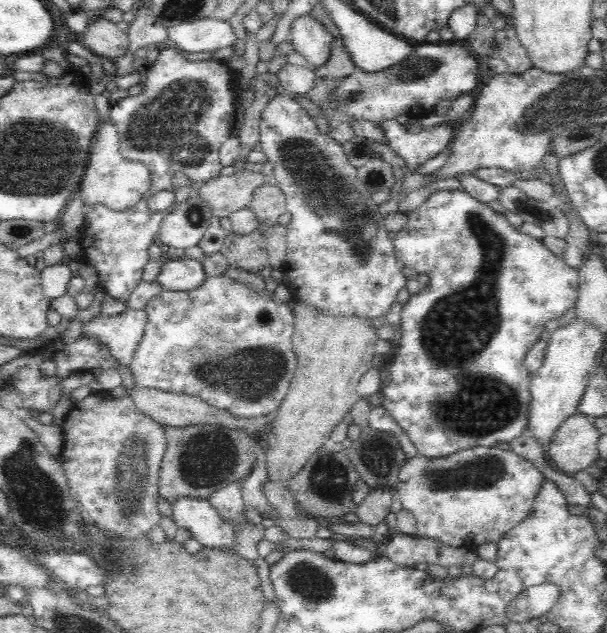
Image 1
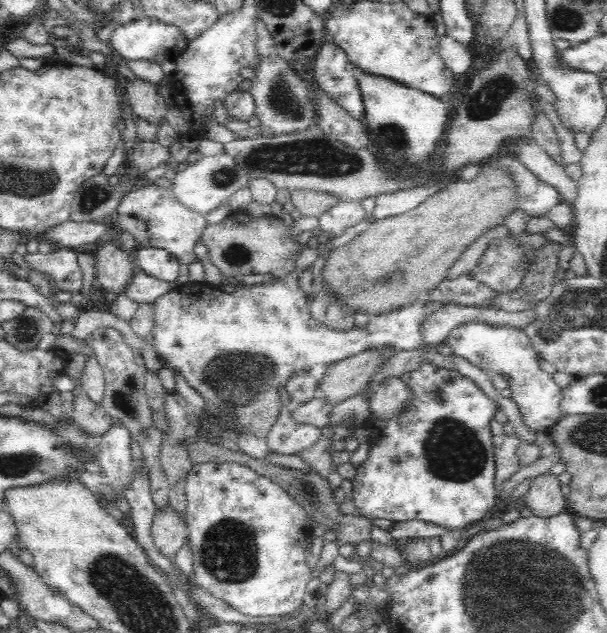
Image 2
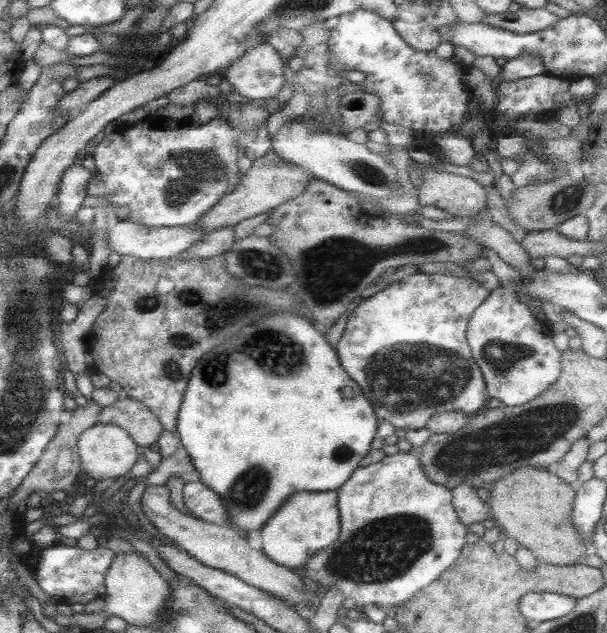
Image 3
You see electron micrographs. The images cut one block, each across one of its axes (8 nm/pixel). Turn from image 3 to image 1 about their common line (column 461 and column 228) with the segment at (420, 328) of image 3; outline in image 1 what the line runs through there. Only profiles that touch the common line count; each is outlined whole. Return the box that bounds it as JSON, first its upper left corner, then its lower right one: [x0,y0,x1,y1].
[129,275,296,419]

